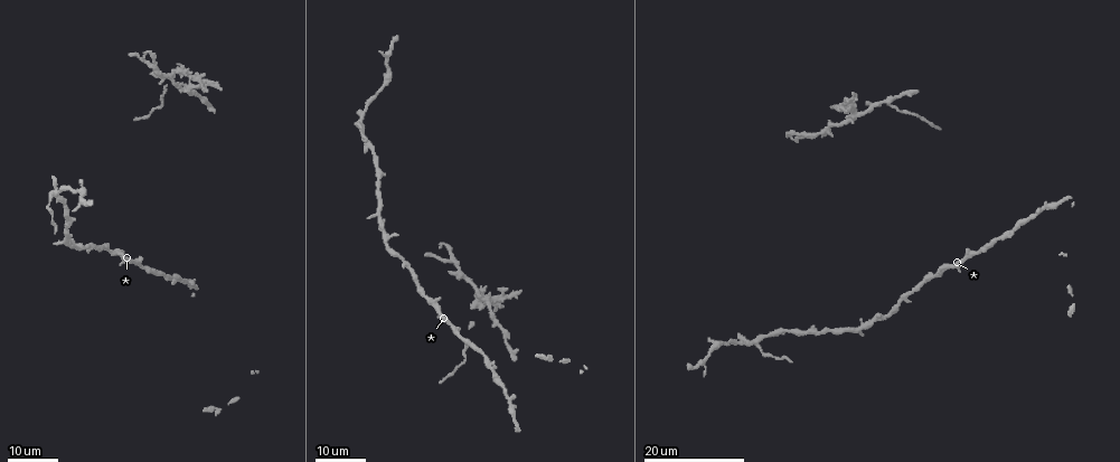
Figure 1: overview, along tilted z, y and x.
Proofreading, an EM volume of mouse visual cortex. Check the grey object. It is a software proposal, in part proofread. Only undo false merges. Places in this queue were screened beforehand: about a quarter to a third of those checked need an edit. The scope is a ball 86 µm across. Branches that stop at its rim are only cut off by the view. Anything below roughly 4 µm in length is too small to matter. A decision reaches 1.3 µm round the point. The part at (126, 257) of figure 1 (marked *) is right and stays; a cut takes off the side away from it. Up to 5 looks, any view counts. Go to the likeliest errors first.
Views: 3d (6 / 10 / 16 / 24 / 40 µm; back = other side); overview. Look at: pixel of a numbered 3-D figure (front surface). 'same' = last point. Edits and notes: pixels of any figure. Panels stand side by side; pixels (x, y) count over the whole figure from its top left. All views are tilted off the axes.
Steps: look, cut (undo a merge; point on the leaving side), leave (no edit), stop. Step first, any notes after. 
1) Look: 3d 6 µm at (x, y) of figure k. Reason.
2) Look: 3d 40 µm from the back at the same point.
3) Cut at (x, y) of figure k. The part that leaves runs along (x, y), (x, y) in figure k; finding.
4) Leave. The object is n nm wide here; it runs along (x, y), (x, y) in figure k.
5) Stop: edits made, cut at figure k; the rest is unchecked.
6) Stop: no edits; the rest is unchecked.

Look: 3d 16 µm at (53, 196) of figure 1. Three arms meet.

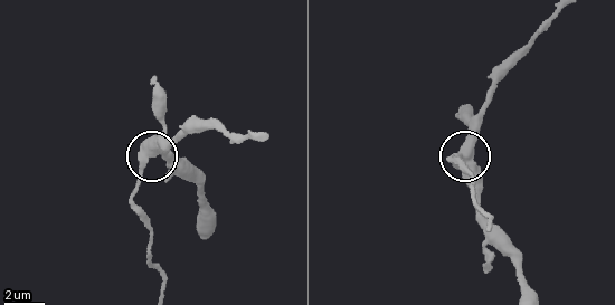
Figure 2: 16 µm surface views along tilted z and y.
Look: 3d 6 µm at (148, 151) of figure 2.

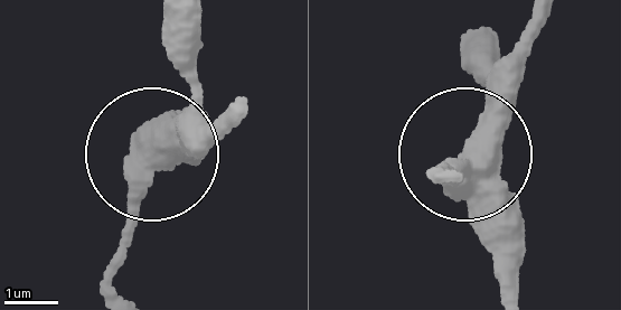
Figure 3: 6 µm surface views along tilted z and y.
Cut at (129, 244) of figure 3. The object is 510 nm wide here; two cells meet here.

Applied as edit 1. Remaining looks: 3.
Look: 3d 24 µm at (488, 302) of figure 1. A fork.

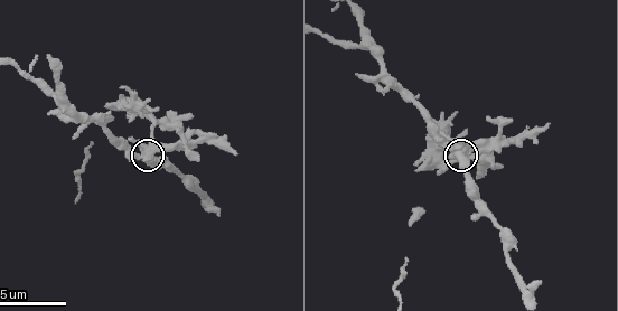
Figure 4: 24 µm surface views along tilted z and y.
Look: 3d 6 µm at (458, 156) of figure 4.

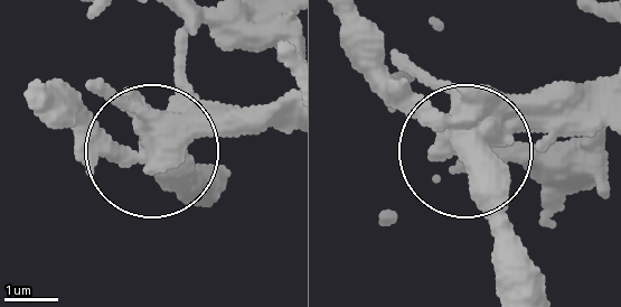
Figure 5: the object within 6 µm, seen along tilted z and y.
Cut at (225, 129) of figure 5. 3 arms meet here; a second cell is stuck on.

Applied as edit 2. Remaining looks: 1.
Stop: edits made, cut at figure 3, cut at figure 5; the rest is unchecked.

